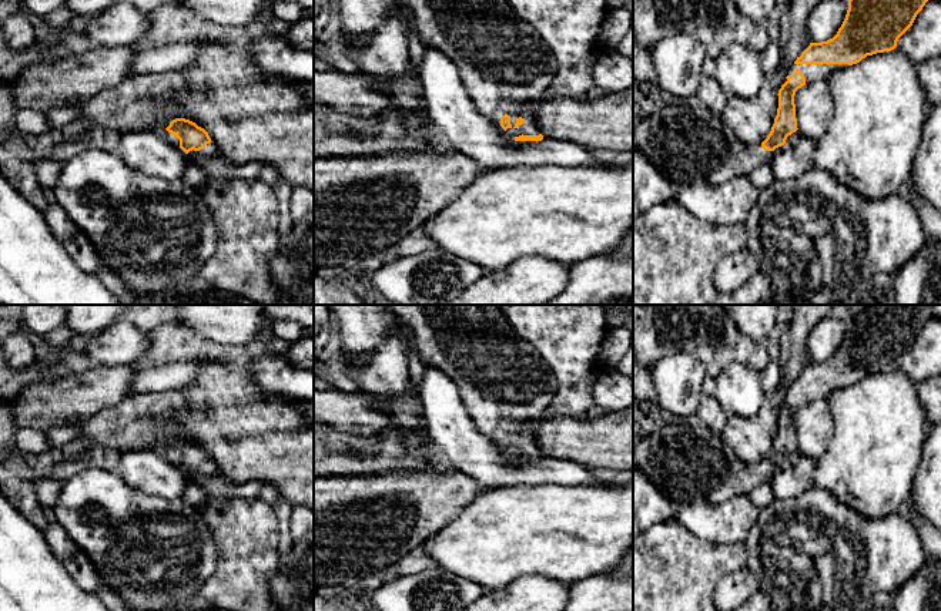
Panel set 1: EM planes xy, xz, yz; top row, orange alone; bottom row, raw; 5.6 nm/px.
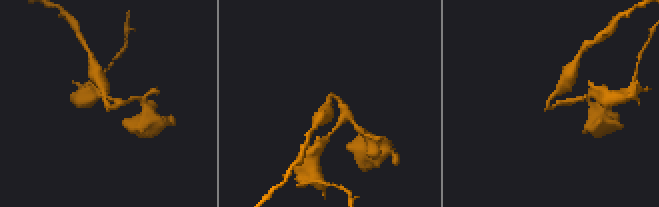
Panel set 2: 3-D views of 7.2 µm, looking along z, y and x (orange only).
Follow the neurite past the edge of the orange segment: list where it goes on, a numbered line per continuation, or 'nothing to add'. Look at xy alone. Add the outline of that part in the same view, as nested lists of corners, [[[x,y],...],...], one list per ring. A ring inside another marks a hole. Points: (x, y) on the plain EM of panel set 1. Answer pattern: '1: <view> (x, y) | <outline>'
1: xy (210, 469) | [[[210,461],[210,463],[207,463],[202,469],[200,469],[200,470],[190,470],[188,473],[191,473],[191,471],[200,471],[200,473],[202,473],[202,474],[208,474],[208,476],[212,476],[212,474],[217,474],[217,473],[220,473],[220,470],[218,470],[218,466],[214,463],[214,461]]]

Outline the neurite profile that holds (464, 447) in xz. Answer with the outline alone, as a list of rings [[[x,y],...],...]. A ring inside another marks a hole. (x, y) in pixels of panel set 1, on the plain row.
[[[425,366],[418,385],[429,439],[441,449],[446,466],[472,476],[483,487],[605,483],[589,467],[567,459],[515,460],[480,433],[461,399],[456,385],[433,366]]]

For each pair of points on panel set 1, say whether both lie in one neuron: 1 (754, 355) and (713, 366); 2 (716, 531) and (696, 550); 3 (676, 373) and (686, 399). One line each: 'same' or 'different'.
1: same
2: different
3: same

